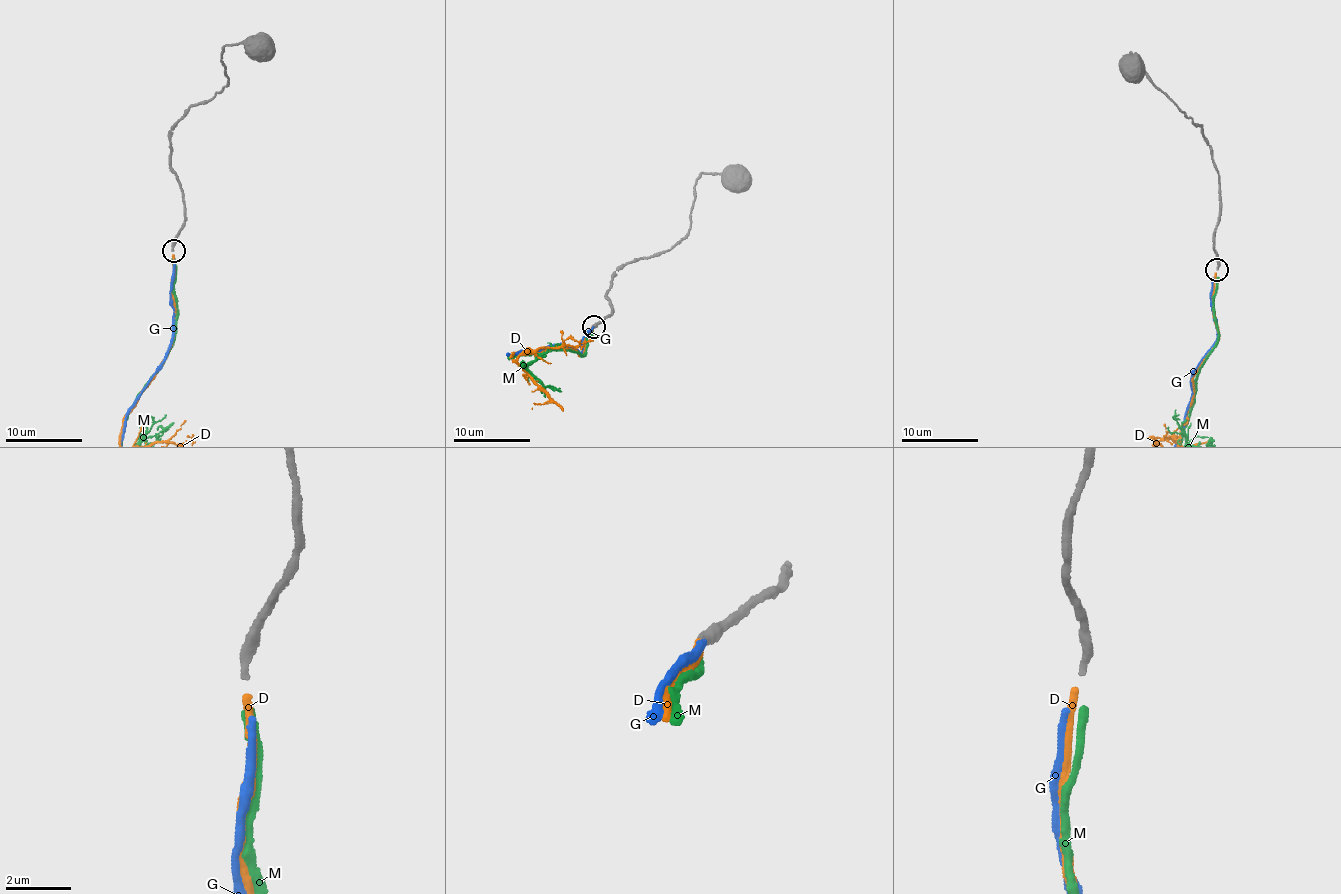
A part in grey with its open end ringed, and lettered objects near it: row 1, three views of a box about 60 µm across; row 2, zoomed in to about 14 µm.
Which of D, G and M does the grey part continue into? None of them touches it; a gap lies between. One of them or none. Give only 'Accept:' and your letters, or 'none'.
Accept: none

